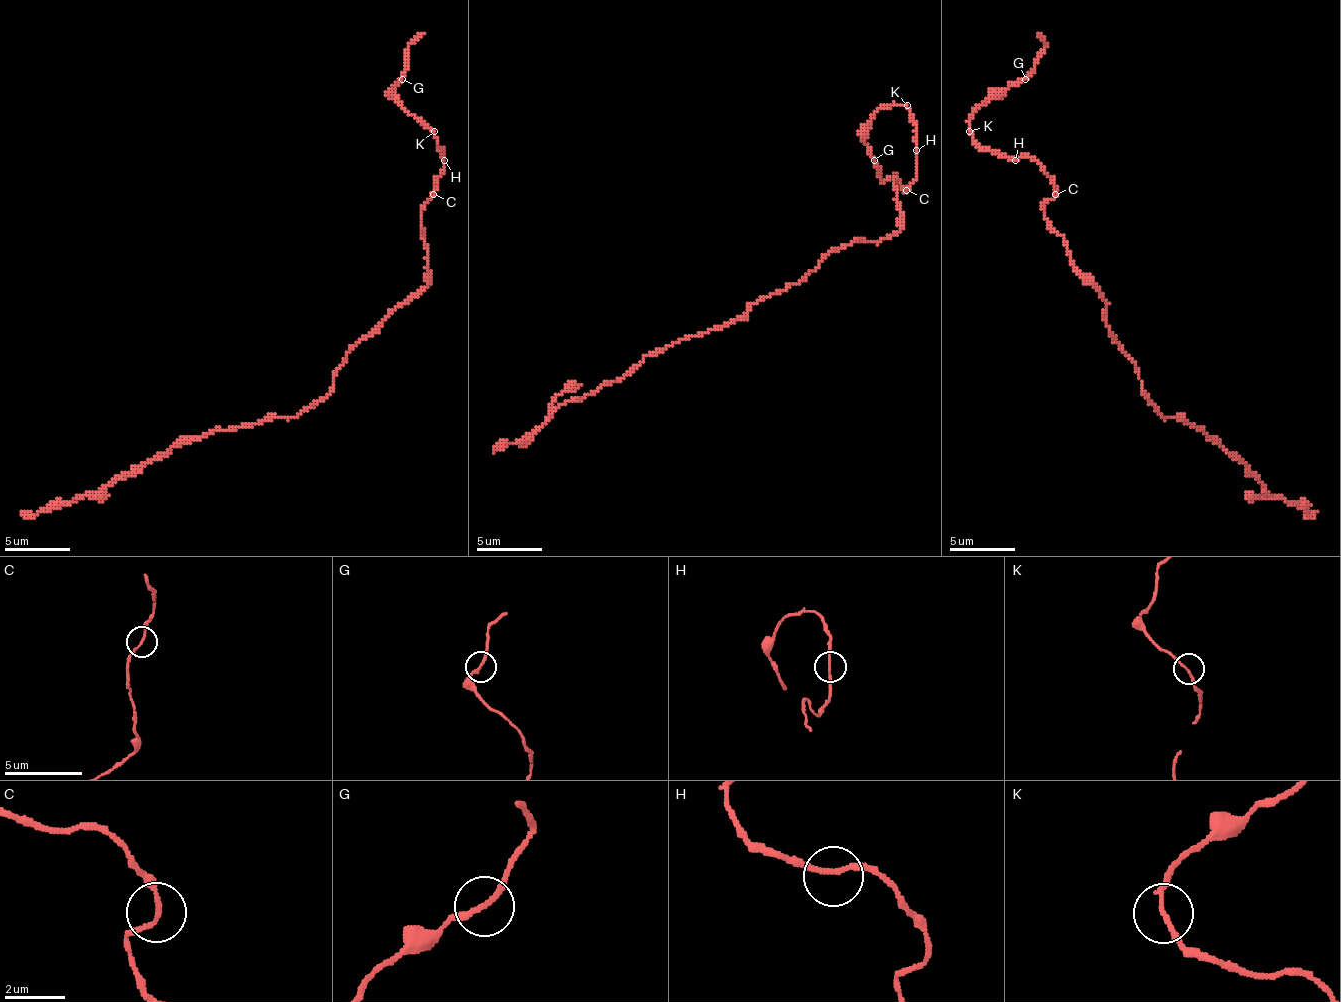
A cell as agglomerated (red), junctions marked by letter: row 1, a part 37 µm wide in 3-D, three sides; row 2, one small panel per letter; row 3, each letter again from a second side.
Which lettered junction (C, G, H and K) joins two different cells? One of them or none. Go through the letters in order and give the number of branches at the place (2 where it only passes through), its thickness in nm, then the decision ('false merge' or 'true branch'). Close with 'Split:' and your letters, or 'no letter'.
C: 2 branches meet; 140 nm thick; true branch
G: 2 branches meet; 180 nm thick; true branch
H: 2 branches meet; 160 nm thick; true branch
K: 2 branches meet; 140 nm thick; true branch
Split: no letter

